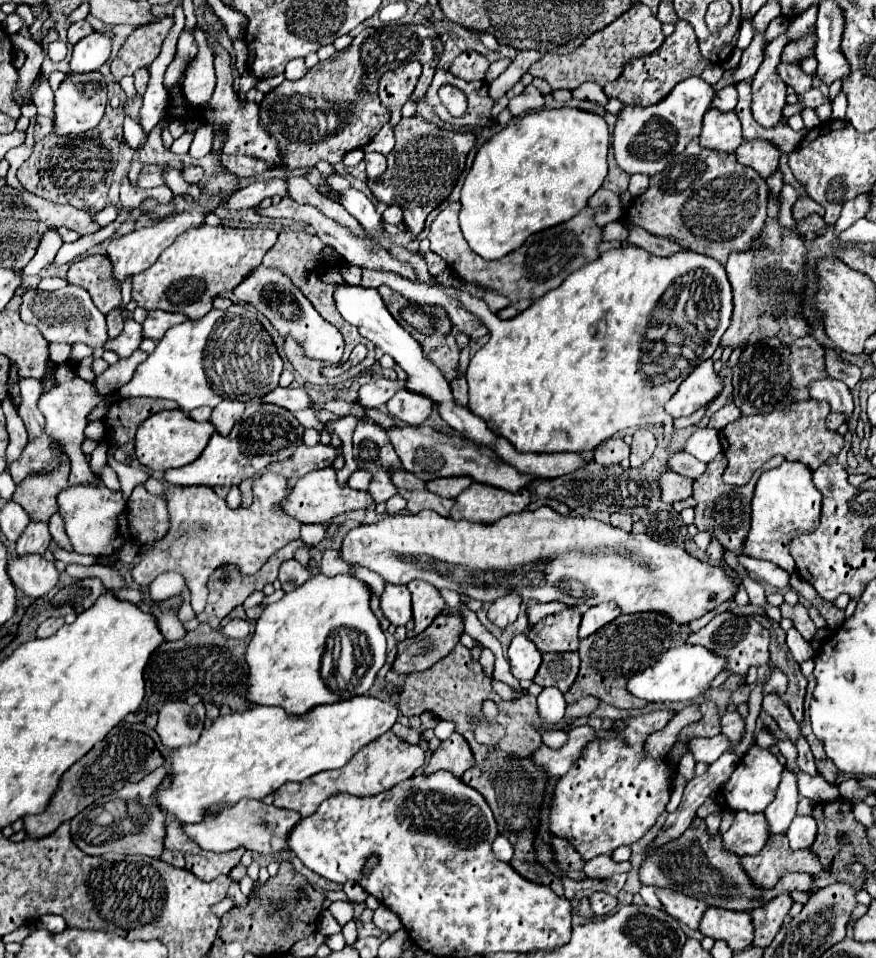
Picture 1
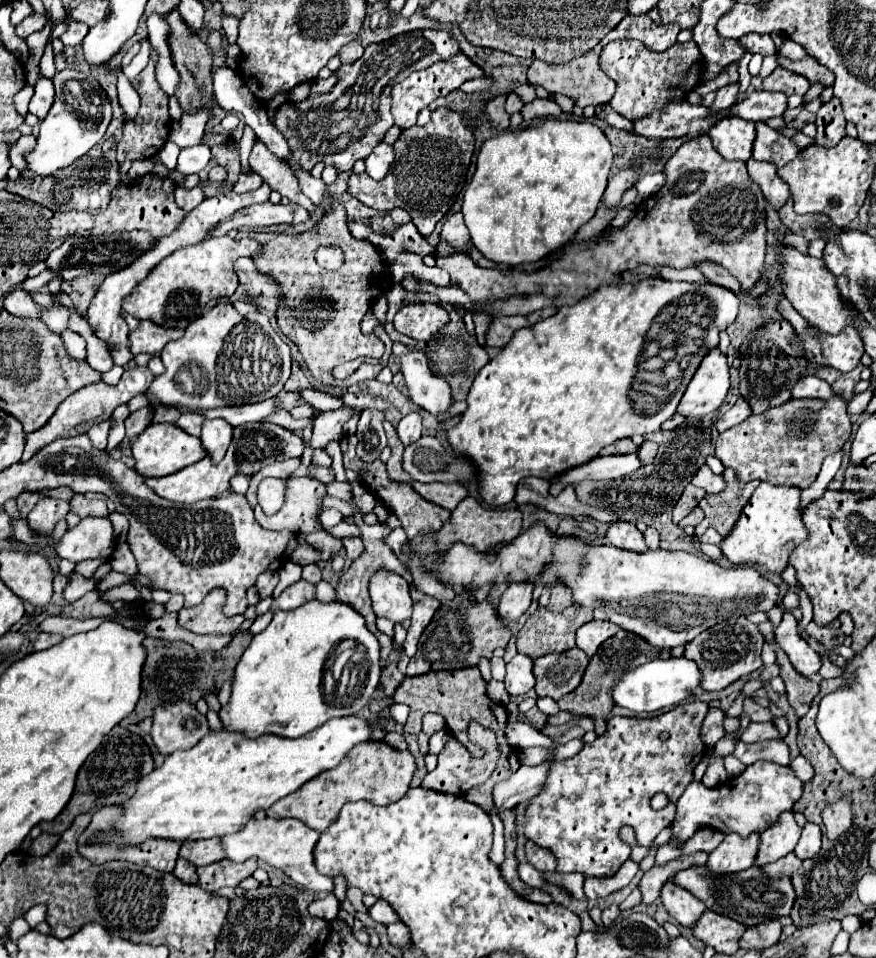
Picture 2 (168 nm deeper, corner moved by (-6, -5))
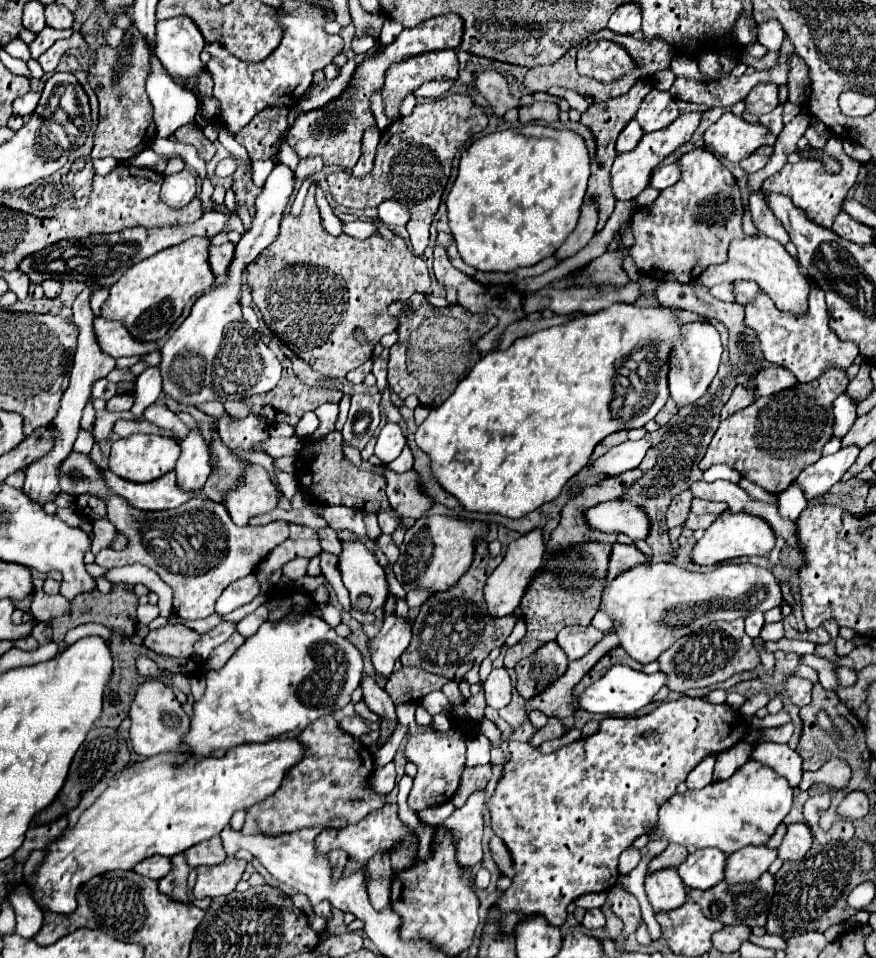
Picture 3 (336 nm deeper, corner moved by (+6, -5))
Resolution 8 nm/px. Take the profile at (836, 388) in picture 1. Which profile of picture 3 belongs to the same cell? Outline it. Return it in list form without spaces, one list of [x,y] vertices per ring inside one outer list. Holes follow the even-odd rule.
[[[766,367],[754,379],[754,387],[760,397],[778,393],[796,383],[798,383],[796,377],[792,377],[792,373],[788,373],[788,369],[780,369],[780,367]]]

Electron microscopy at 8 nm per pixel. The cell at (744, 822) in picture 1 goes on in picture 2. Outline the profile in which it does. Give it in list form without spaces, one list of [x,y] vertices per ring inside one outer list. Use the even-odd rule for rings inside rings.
[[[728,833],[724,837],[724,841],[710,853],[710,857],[706,861],[706,867],[712,873],[738,873],[738,871],[744,871],[744,869],[748,869],[756,863],[758,847],[760,847],[760,833],[750,833],[748,837],[740,837],[738,833]]]

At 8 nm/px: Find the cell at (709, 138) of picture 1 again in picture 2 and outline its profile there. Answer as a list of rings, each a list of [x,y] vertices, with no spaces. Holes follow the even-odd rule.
[[[736,115],[718,121],[708,131],[714,149],[728,161],[748,161],[752,157],[754,133],[754,123]]]

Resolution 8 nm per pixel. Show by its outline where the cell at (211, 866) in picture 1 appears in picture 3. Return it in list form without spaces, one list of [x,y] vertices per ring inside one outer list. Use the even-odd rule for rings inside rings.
[[[226,859],[220,865],[214,867],[198,867],[198,881],[194,885],[194,897],[204,899],[204,897],[220,897],[228,895],[236,889],[236,883],[240,881],[244,869],[246,869],[244,859]]]

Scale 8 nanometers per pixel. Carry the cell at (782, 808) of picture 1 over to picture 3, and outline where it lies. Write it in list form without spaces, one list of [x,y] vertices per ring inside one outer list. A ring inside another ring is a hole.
[[[744,847],[732,853],[724,867],[724,881],[728,885],[756,881],[776,859],[776,851],[768,847]]]

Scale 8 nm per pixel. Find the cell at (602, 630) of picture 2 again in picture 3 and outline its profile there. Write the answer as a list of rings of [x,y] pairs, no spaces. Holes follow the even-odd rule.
[[[574,625],[574,627],[564,627],[558,633],[556,643],[562,647],[562,651],[566,653],[566,657],[570,661],[574,661],[574,659],[584,657],[602,637],[604,637],[604,633],[598,631],[592,625],[588,625],[588,627]]]

